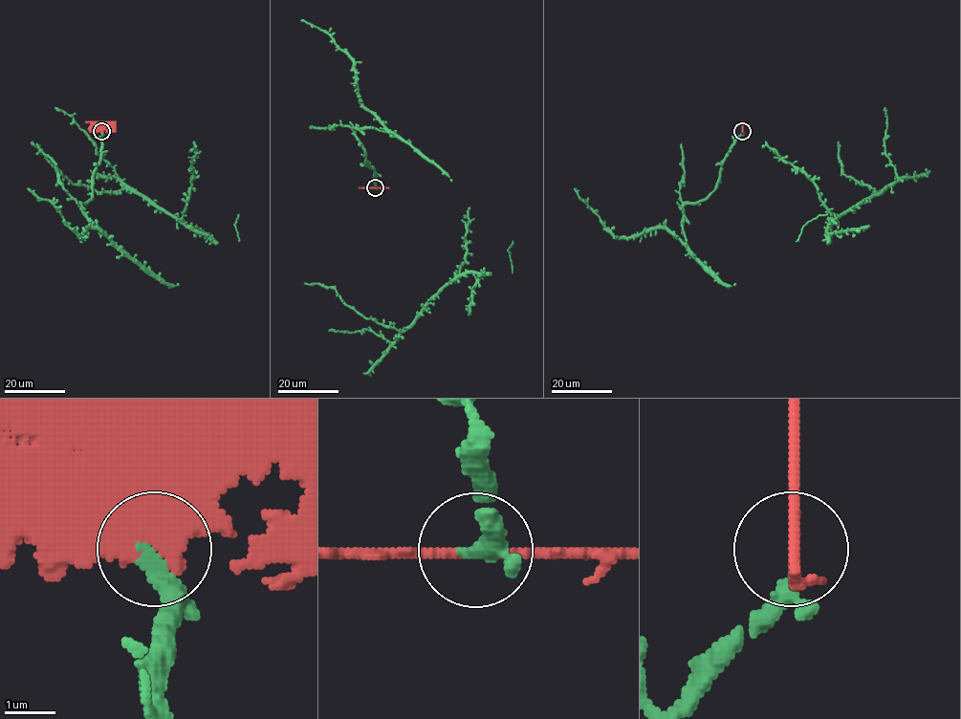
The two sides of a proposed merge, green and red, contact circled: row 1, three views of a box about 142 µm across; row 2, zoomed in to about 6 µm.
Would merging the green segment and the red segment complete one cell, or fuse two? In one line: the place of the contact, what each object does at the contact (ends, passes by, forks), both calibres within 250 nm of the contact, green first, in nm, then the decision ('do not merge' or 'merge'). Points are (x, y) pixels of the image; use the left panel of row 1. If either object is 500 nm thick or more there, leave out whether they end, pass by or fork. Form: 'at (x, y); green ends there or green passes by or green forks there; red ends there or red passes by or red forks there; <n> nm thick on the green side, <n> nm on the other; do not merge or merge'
at (101, 131); 240 nm thick on the green side, 500 nm on the other; do not merge

